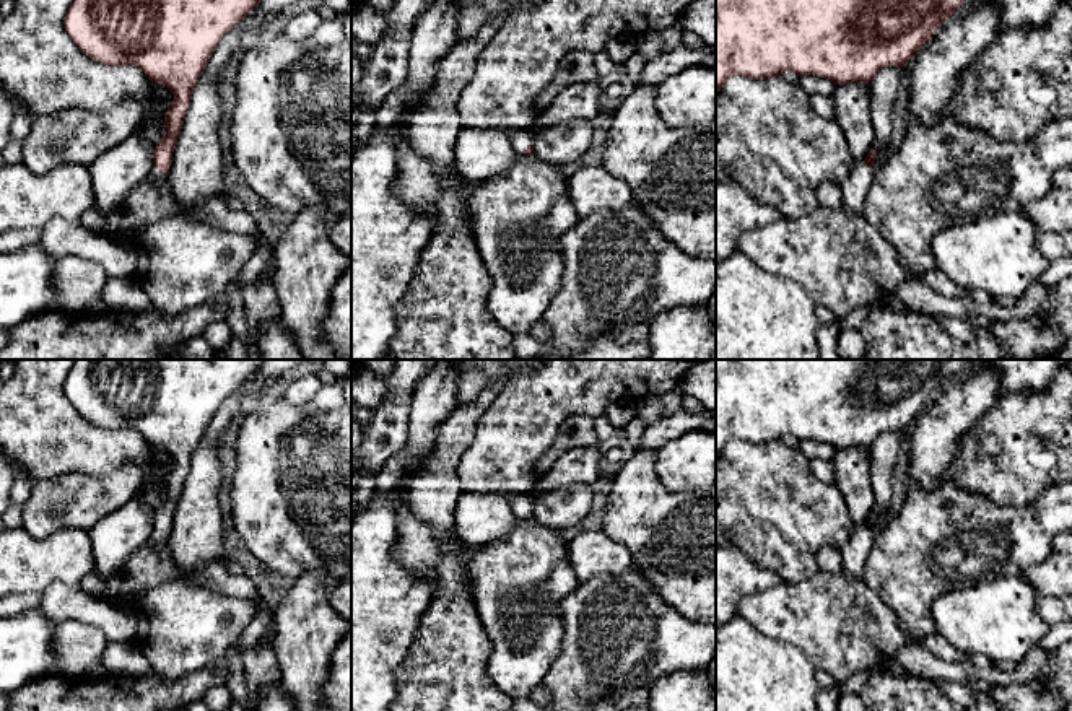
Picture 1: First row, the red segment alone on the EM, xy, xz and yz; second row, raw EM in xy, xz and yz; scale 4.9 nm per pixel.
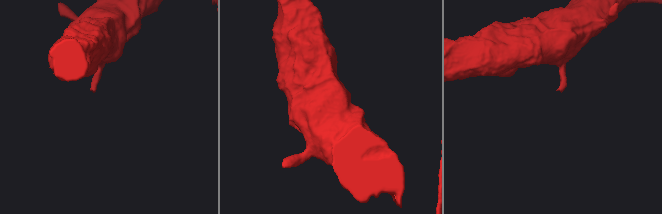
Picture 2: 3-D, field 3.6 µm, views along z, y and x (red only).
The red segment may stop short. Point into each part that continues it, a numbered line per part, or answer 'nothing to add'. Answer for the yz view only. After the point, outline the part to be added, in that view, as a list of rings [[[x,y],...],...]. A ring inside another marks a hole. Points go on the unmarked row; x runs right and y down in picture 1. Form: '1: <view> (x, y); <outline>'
1: yz (854, 552); [[[864,526],[854,527],[849,540],[841,547],[843,571],[852,578],[862,578],[872,543],[872,532],[867,532]]]

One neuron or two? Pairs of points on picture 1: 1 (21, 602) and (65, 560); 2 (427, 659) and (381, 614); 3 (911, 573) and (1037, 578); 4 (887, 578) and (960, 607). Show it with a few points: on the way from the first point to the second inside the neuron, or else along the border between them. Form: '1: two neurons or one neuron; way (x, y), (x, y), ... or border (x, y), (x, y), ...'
1: two neurons; border (17, 593), (39, 594)
2: two neurons; border (428, 609), (420, 617), (412, 641), (392, 677)
3: two neurons; border (1053, 552), (1020, 575)
4: two neurons; border (971, 584), (944, 591), (934, 601), (934, 630)

